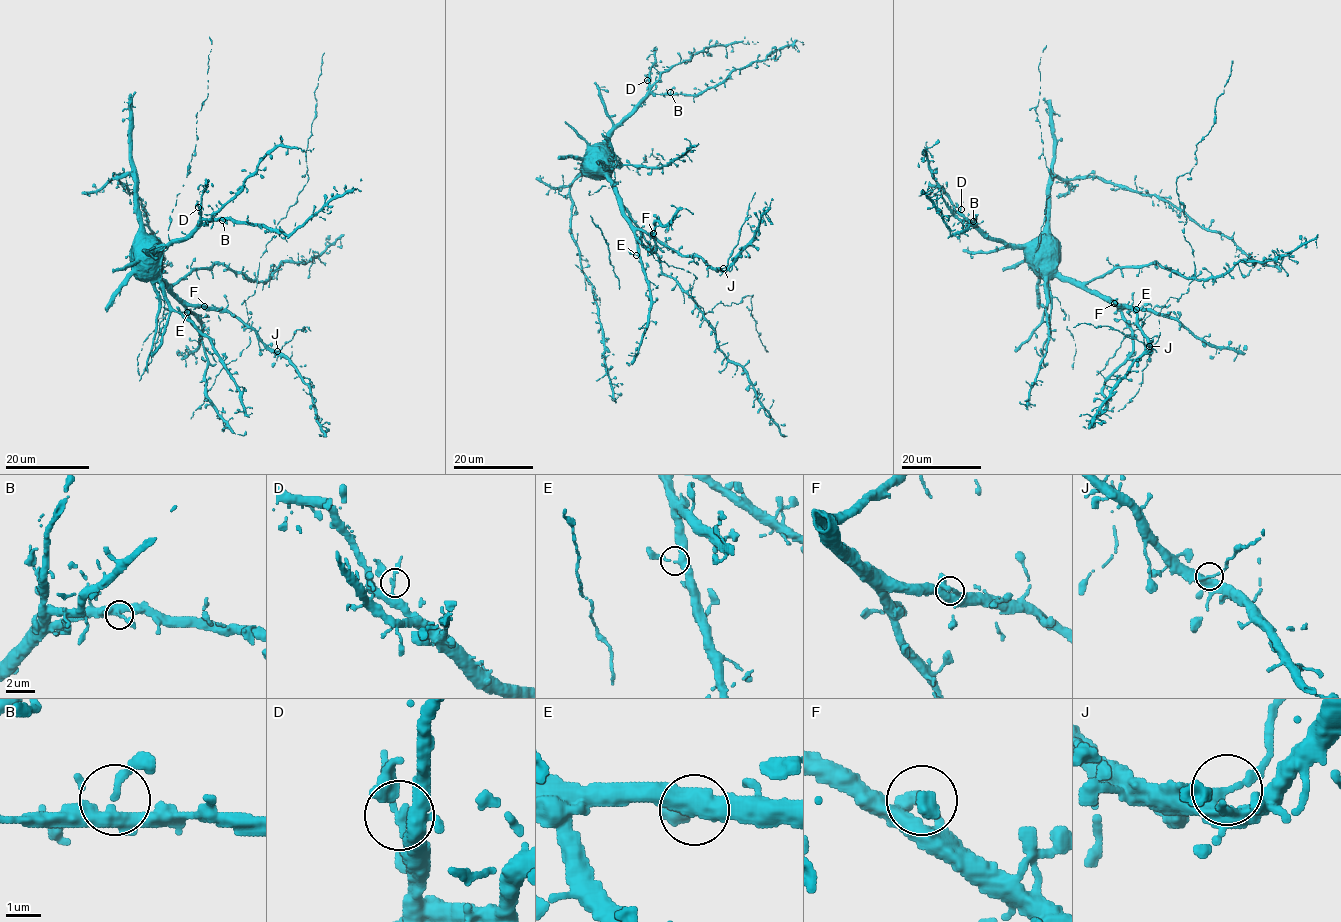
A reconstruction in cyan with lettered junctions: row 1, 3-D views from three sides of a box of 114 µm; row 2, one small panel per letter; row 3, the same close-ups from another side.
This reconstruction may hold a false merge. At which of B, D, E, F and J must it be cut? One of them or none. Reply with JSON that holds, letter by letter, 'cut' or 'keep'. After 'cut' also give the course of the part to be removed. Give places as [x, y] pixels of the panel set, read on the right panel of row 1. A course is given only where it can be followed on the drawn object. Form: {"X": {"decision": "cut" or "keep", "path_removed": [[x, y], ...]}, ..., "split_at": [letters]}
{"B": {"decision": "keep"}, "D": {"decision": "keep"}, "E": {"decision": "keep"}, "F": {"decision": "keep"}, "J": {"decision": "cut", "path_removed": [[1149, 346], [1104, 325], [1095, 327], [1079, 323], [1073, 327]]}, "split_at": ["J"]}

